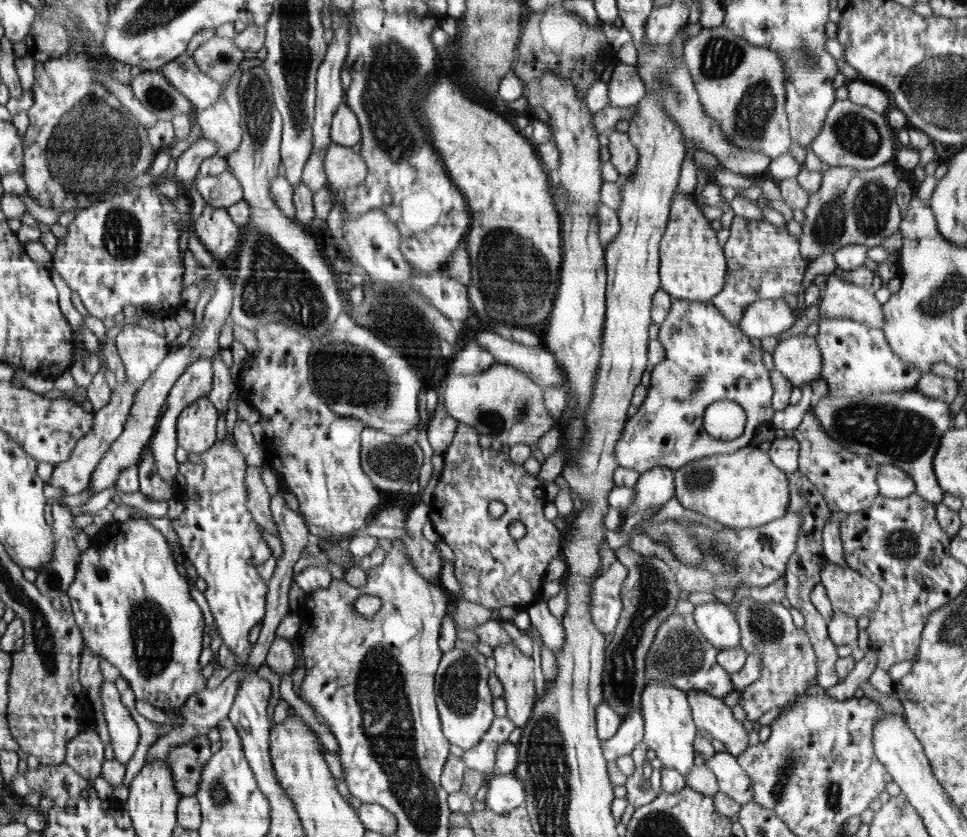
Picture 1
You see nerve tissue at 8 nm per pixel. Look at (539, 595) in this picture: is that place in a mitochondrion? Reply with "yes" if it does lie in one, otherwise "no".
no

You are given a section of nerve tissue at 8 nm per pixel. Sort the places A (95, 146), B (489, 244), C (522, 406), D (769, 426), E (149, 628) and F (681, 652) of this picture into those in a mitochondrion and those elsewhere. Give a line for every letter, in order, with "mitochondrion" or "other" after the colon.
A: mitochondrion
B: mitochondrion
C: mitochondrion
D: other
E: mitochondrion
F: mitochondrion

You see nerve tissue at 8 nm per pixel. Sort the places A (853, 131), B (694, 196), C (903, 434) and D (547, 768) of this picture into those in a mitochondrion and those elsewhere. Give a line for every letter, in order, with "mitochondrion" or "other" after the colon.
A: mitochondrion
B: other
C: mitochondrion
D: mitochondrion

